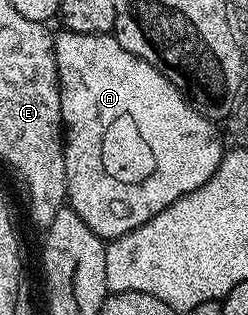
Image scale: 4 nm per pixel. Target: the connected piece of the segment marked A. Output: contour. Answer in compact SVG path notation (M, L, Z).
M63 29L55 35L55 60L59 74L59 96L61 97L61 117L65 128L63 152L65 153L65 177L67 178L67 203L87 225L97 233L100 239L110 241L120 239L125 233L145 225L157 217L166 207L172 207L181 197L193 193L201 185L205 185L213 173L217 173L217 165L221 165L225 154L224 136L214 122L202 115L174 85L153 65L146 63L141 57L129 53L122 47L114 34L90 35L89 33L73 33Z

